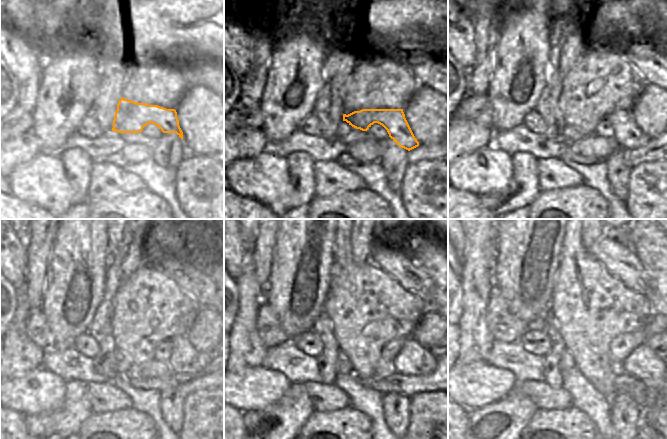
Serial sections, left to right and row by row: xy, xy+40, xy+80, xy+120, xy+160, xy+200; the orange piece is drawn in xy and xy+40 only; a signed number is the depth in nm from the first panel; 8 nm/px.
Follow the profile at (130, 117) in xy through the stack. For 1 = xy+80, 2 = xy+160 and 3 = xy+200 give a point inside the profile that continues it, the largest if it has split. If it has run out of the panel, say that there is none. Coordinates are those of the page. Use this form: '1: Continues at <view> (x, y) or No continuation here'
1: Continues at xy+80 (625, 130)
2: Continues at xy+160 (413, 359)
3: Continues at xy+200 (643, 364)

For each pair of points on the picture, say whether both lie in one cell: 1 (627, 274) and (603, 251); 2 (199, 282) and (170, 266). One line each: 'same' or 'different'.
1: same
2: same

